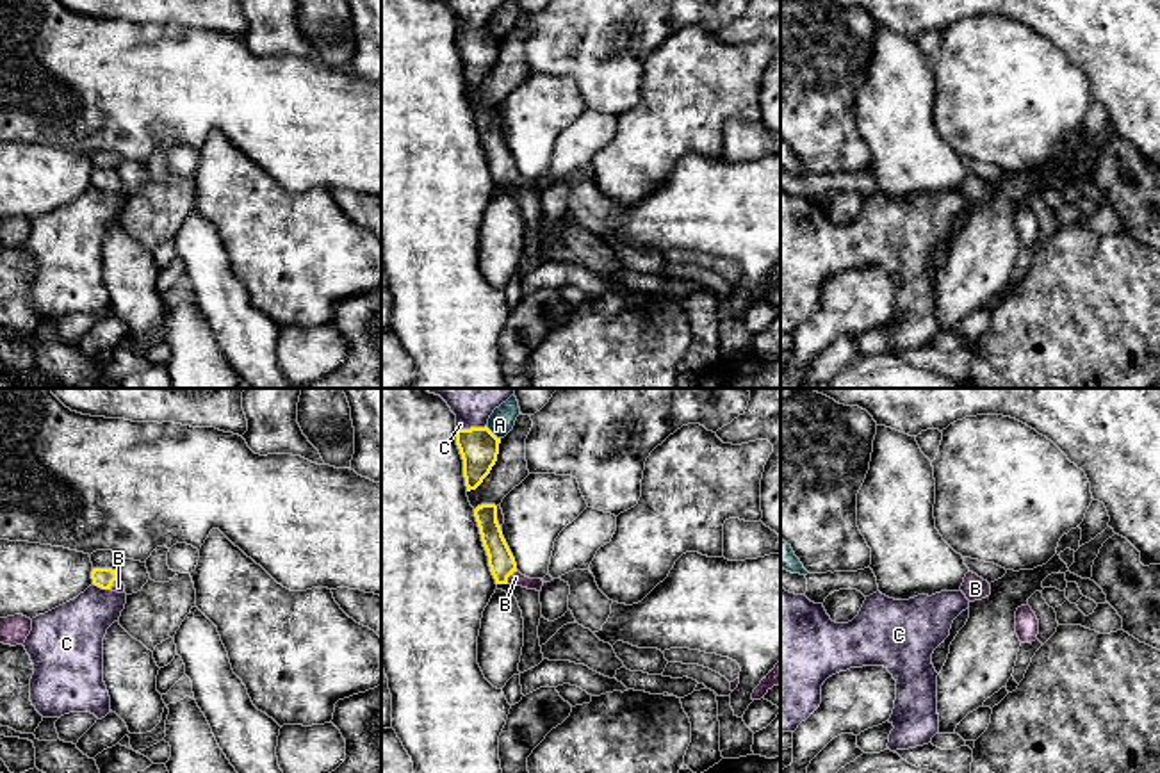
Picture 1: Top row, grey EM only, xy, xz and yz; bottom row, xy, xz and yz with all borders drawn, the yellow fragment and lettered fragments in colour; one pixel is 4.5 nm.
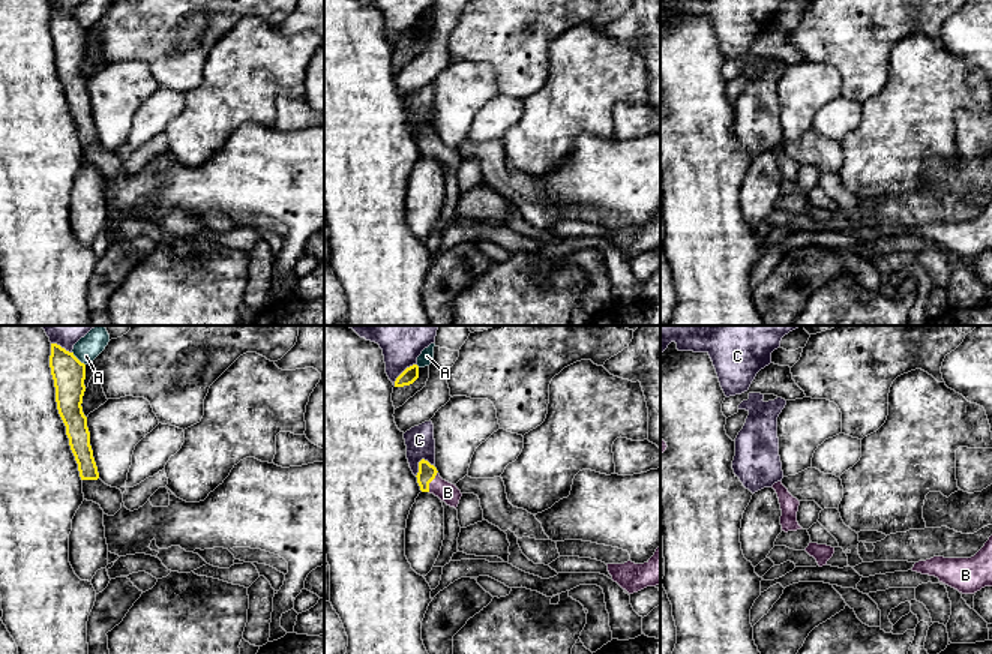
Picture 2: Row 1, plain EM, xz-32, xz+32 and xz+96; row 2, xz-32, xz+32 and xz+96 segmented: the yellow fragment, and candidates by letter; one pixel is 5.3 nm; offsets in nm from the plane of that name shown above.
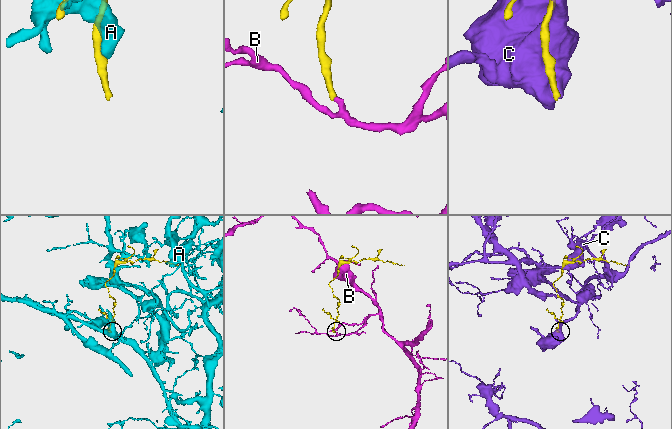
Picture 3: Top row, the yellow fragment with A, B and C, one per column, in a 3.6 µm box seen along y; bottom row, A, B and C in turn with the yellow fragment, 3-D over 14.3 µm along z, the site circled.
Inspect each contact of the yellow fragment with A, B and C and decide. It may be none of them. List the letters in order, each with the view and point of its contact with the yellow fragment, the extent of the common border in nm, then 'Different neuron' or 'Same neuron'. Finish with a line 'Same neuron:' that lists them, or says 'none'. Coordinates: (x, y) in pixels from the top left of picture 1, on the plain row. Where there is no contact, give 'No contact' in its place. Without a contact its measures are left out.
A: Touches yellow at xz (490, 32). Shared border 90 nm. Different neuron
B: Touches yellow at xz (510, 175). Shared border 80 nm. Same neuron
C: Touches yellow at xz (471, 29). Shared border 130 nm. Different neuron
Same neuron: B

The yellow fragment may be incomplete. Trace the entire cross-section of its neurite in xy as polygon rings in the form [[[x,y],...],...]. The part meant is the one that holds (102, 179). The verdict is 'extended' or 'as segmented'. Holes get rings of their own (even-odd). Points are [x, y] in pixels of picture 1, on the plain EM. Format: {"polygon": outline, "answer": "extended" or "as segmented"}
{"polygon": [[[93,169],[91,173],[93,185],[102,191],[112,191],[118,194],[125,194],[125,185],[119,176],[112,169]]], "answer": "extended"}

